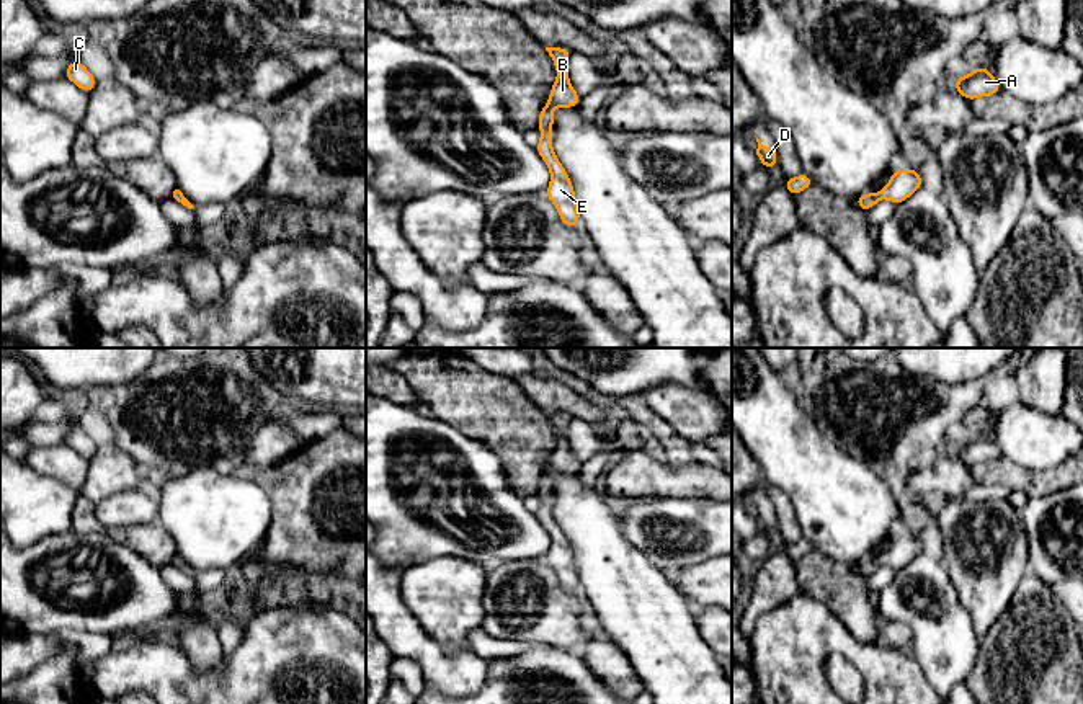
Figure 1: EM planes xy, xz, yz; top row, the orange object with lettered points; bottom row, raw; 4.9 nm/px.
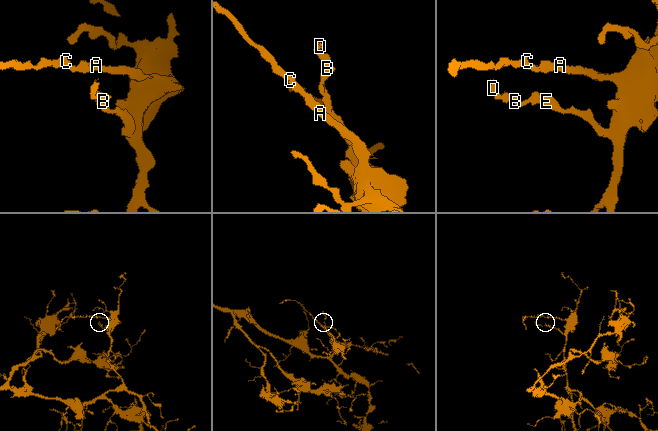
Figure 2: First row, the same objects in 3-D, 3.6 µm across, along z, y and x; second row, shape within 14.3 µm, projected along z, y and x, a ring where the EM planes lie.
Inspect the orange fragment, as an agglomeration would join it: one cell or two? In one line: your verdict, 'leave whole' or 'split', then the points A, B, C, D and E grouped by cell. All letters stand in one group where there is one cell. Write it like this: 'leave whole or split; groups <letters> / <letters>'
leave whole; groups A B C D E

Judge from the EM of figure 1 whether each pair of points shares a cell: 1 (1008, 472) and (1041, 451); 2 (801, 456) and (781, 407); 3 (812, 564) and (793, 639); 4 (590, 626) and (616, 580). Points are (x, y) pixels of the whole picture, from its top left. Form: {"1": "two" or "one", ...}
{"1": "two", "2": "one", "3": "two", "4": "two"}

